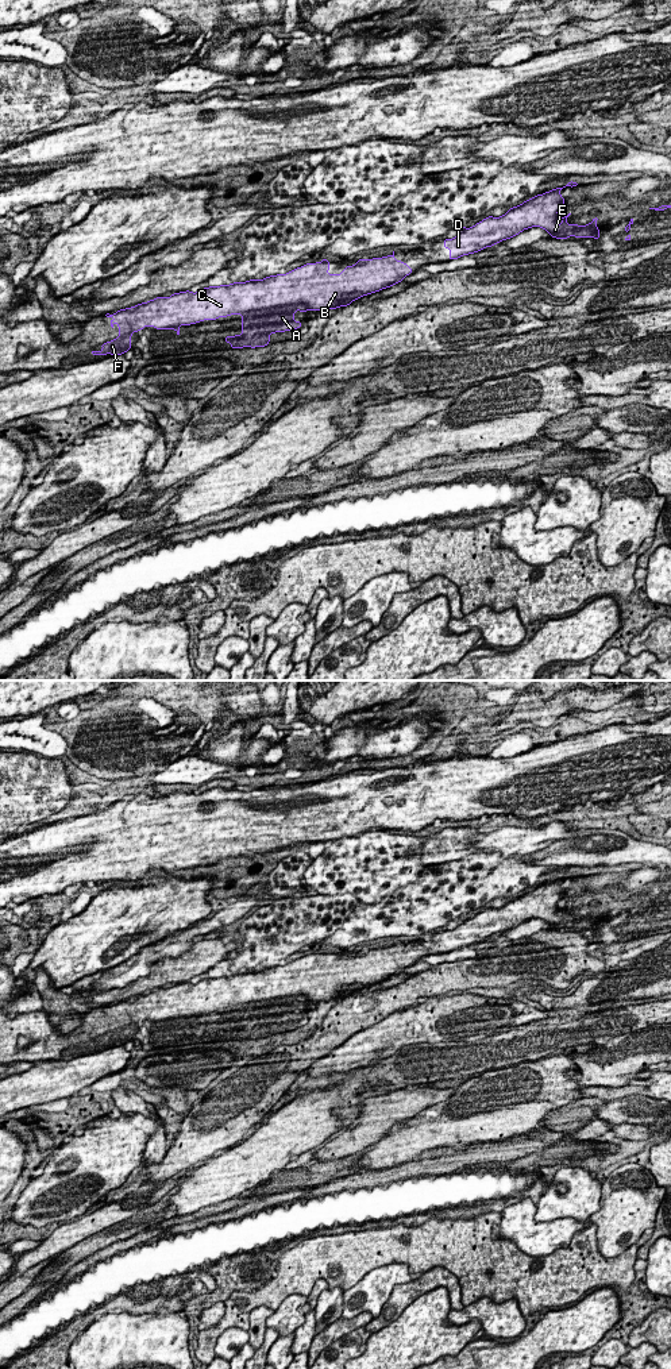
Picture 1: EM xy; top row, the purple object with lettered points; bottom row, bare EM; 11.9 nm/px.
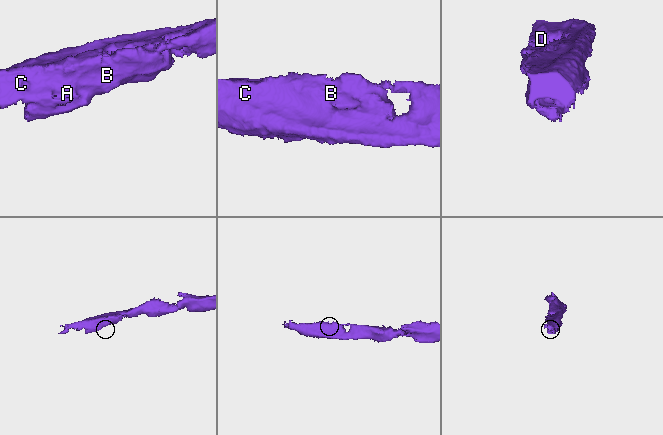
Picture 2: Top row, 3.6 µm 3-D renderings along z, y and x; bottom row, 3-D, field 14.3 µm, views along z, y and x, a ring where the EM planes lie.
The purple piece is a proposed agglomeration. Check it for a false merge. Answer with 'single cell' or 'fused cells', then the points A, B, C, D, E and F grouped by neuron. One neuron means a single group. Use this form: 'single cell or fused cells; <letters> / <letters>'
single cell; A B C D E F

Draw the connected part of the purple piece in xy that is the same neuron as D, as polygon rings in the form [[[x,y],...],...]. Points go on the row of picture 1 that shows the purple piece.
[[[556,188],[549,192],[544,192],[543,194],[536,194],[535,197],[524,201],[522,204],[510,208],[505,215],[500,217],[489,216],[470,228],[462,227],[459,234],[454,239],[444,239],[444,248],[450,250],[448,259],[458,259],[463,255],[482,251],[485,247],[493,247],[494,244],[510,239],[522,232],[524,230],[532,227],[540,227],[545,230],[551,235],[549,238],[567,239],[570,236],[575,236],[578,239],[594,238],[595,240],[598,240],[599,228],[595,223],[598,220],[597,217],[586,225],[578,225],[567,221],[567,217],[571,213],[564,217],[560,217],[558,215],[558,211],[563,207],[566,201],[566,198],[560,196],[562,189],[563,188]]]

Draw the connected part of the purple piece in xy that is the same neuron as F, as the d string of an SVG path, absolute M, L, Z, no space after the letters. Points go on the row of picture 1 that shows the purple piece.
M394 251L390 257L358 259L340 274L329 275L328 270L329 262L324 258L286 274L161 296L107 313L111 327L119 325L119 338L100 344L103 350L92 350L90 355L123 355L131 350L131 335L144 327L176 329L180 335L181 325L231 315L242 316L242 333L225 336L231 348L265 347L270 344L271 333L301 328L301 321L294 320L296 311L343 308L412 274L412 267L394 259Z

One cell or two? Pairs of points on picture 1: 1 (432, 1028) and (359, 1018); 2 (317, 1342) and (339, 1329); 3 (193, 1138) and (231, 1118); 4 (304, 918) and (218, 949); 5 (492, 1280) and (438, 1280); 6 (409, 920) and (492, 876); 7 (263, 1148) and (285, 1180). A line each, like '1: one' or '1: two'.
1: two
2: one
3: one
4: two
5: two
6: one
7: two

